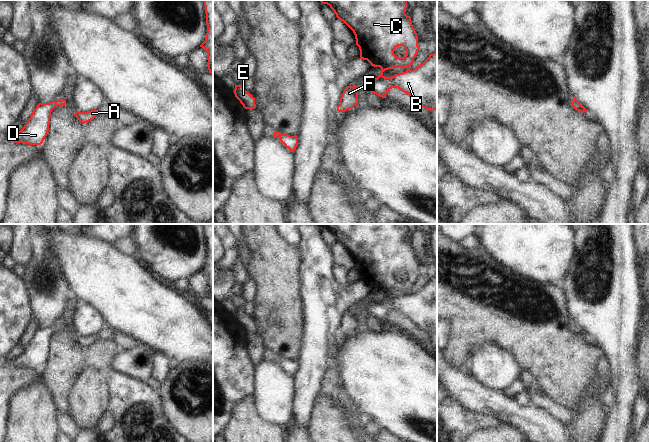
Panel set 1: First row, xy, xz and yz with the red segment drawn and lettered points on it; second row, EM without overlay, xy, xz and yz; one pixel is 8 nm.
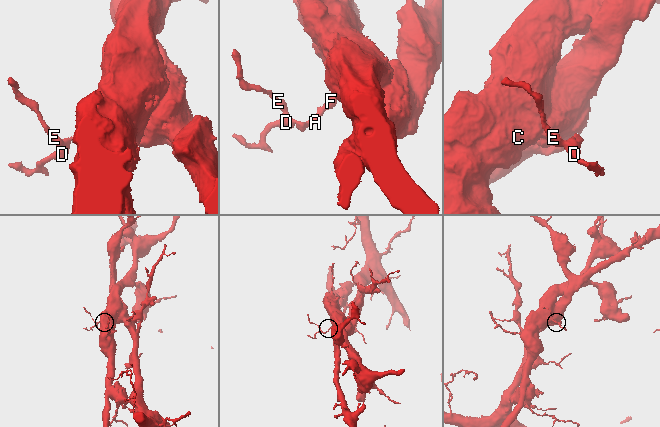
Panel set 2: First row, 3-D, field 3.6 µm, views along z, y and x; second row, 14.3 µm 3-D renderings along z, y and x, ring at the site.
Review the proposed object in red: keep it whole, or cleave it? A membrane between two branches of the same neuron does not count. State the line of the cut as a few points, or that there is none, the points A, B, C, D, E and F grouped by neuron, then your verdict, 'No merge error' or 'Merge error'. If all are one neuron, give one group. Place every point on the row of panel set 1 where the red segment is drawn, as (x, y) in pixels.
No split. Groups: A B C D E F. No merge error.

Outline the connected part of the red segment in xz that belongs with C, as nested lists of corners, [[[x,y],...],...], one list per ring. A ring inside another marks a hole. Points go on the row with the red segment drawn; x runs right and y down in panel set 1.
[[[320,0],[320,2],[329,5],[336,14],[336,17],[353,31],[356,45],[360,50],[360,59],[367,60],[371,66],[381,68],[381,74],[377,78],[363,82],[368,91],[382,98],[386,98],[387,92],[391,88],[398,88],[408,94],[421,107],[429,111],[437,111],[437,52],[429,54],[429,57],[417,68],[413,70],[408,68],[413,63],[419,46],[418,36],[413,28],[411,17],[405,14],[407,8],[406,0]],[[399,46],[403,46],[406,50],[404,57],[397,57],[394,54],[395,49]],[[399,67],[405,67],[407,70],[392,77],[385,77],[383,75],[385,70]]]

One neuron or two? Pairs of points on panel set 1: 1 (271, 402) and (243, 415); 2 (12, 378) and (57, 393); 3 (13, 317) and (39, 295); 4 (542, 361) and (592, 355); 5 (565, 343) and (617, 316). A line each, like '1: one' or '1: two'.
1: two
2: two
3: two
4: one
5: two

